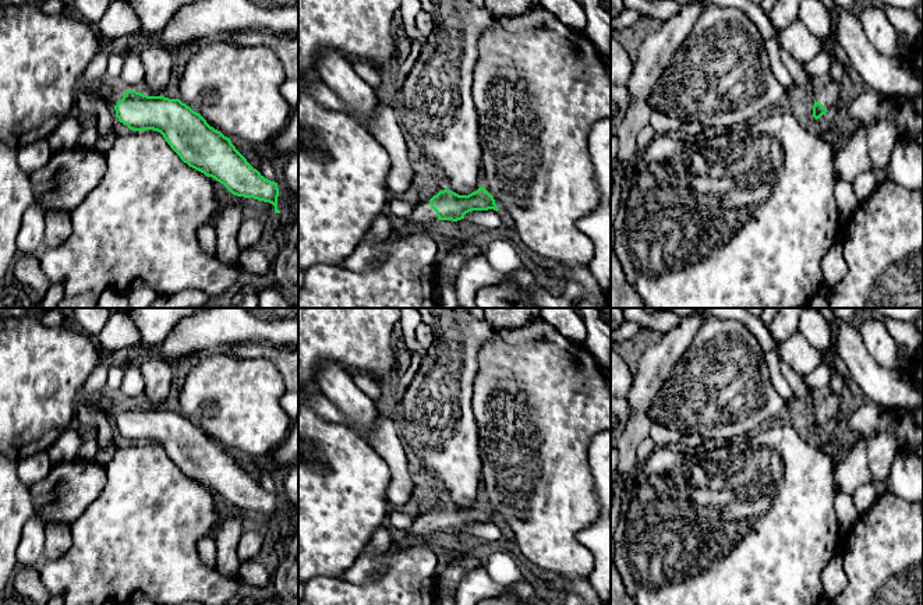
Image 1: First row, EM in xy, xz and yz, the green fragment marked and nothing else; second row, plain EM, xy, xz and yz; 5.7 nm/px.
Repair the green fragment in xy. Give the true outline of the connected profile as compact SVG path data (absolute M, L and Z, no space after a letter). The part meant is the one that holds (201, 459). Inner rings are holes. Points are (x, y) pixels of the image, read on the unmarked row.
M103 393L96 397L93 406L102 410L106 415L112 415L119 434L130 442L153 442L160 445L170 460L190 480L215 491L233 507L269 514L275 519L275 526L280 526L277 521L277 495L265 491L236 461L230 450L211 439L199 425L194 424L180 411L169 411L162 407L148 408L137 403L125 403L117 395L109 397Z

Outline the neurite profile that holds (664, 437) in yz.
M654 421L651 422L650 438L659 447L679 447L682 435L669 427Z

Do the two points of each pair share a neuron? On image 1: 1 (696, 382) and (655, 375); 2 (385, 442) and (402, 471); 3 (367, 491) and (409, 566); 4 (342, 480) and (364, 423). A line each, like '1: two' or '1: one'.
1: two
2: one
3: two
4: two

